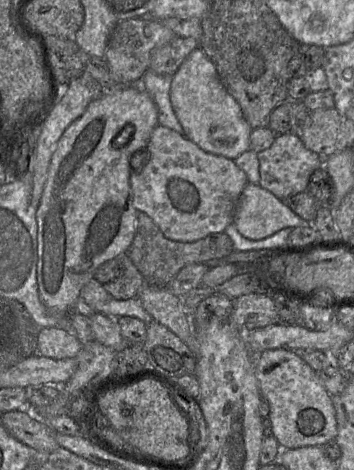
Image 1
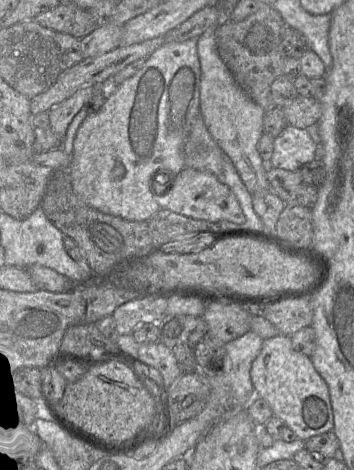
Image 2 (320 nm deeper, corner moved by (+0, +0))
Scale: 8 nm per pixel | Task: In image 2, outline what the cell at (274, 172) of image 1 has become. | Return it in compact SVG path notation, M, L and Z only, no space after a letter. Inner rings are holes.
M287 125L274 139L271 165L275 168L299 171L304 164L315 159L316 148L317 144L307 129Z

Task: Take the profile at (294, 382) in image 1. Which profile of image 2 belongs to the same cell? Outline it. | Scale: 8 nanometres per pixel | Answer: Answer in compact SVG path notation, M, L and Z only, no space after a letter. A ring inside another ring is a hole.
M279 334L263 340L260 353L252 362L250 377L255 396L265 399L273 416L281 419L298 439L307 441L313 436L333 431L329 388L310 358L293 348L290 336Z

